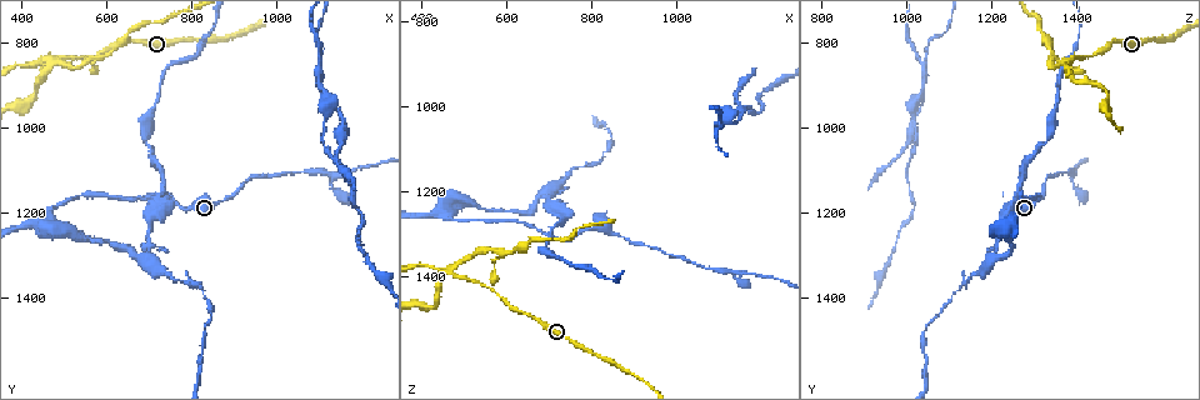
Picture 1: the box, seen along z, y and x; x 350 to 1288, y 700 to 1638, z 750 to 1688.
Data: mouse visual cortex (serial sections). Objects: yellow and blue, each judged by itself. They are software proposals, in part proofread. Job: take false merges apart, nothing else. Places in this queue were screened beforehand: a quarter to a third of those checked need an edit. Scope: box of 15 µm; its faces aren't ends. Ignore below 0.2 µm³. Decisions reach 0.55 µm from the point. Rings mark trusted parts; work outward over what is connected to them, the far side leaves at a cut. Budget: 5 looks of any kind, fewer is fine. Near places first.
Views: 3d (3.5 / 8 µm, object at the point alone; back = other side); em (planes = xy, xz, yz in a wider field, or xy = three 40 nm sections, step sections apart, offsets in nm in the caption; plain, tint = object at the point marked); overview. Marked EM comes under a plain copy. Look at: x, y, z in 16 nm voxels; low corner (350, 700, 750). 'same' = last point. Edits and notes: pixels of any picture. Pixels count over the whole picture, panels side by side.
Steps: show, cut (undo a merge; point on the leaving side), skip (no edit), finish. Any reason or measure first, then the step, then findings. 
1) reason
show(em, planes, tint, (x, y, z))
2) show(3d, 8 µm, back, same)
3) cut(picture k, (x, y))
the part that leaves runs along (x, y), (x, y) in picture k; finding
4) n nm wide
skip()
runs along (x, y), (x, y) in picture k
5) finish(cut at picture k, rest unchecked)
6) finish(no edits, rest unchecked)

abrupt turn
show(3d, 3.5 µm, (750, 1155, 1315))

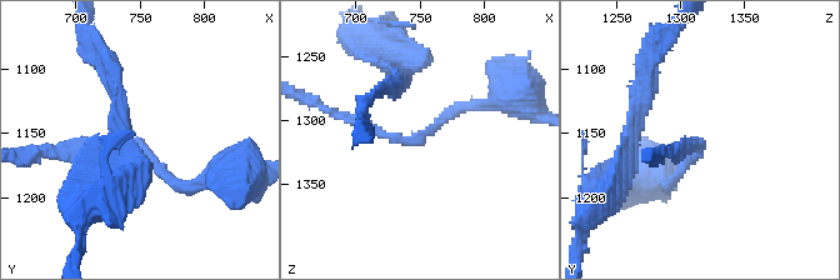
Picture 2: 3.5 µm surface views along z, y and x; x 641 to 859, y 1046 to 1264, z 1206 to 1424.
arms of 150, 150 nm; shape alone is not enough
show(em, xy, step 5, tint, (744, 1156, 1316))

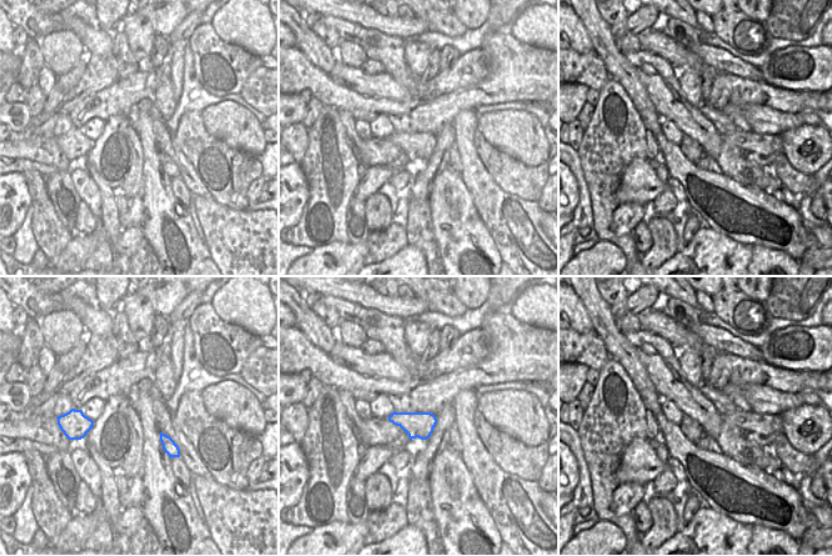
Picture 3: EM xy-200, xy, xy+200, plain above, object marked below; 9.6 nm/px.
skip()
runs along (194, 185), (175, 185), (133, 143), (55, 154) in picture 2; one cell here

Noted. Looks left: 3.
four or more arms meet
show(3d, 3.5 µm, (470, 840, 1380))

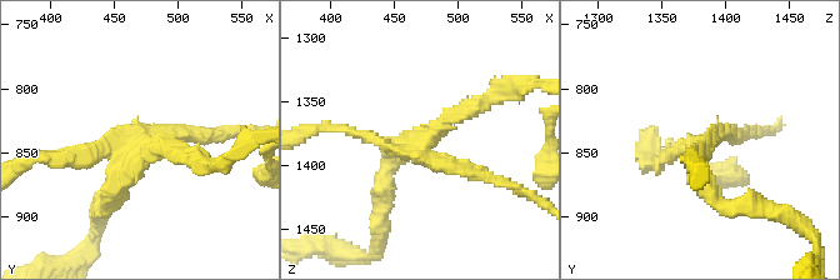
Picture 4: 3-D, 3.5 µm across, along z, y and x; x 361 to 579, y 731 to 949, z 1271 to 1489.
show(em, xy, step 3, tint, (472, 838, 1386))

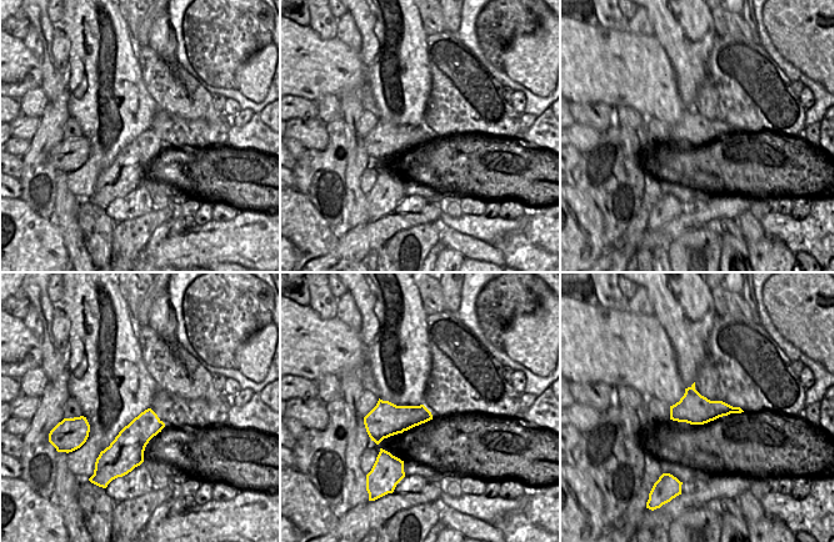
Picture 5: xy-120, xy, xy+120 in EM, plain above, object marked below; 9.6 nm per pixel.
cut it another way
show(em, xy, step 1, tint, same)

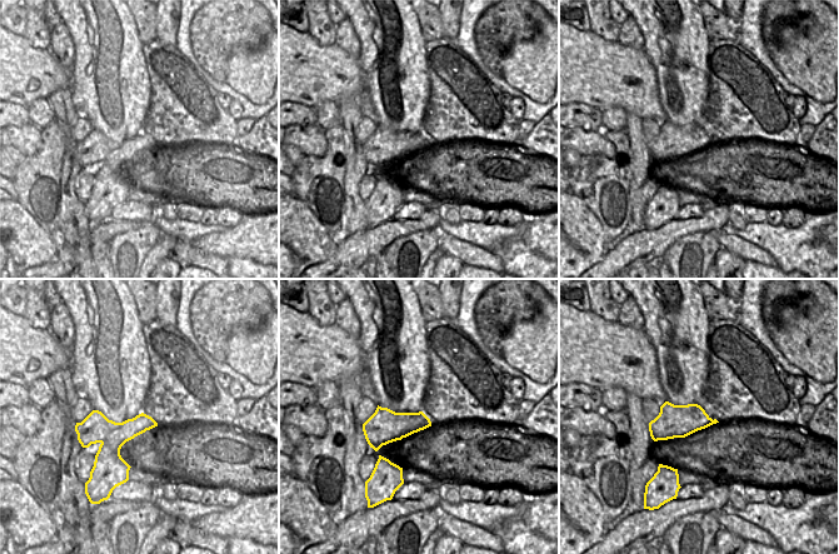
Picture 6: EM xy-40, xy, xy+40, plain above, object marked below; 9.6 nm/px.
4 arms; arms of 150, 200, 200, 250 nm
cut(picture 4, (113, 201))
border along (134, 418), (123, 423), (101, 443) in picture 6; two cells meet here

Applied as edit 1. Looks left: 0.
finish(cut at picture 4, rest unchecked)

